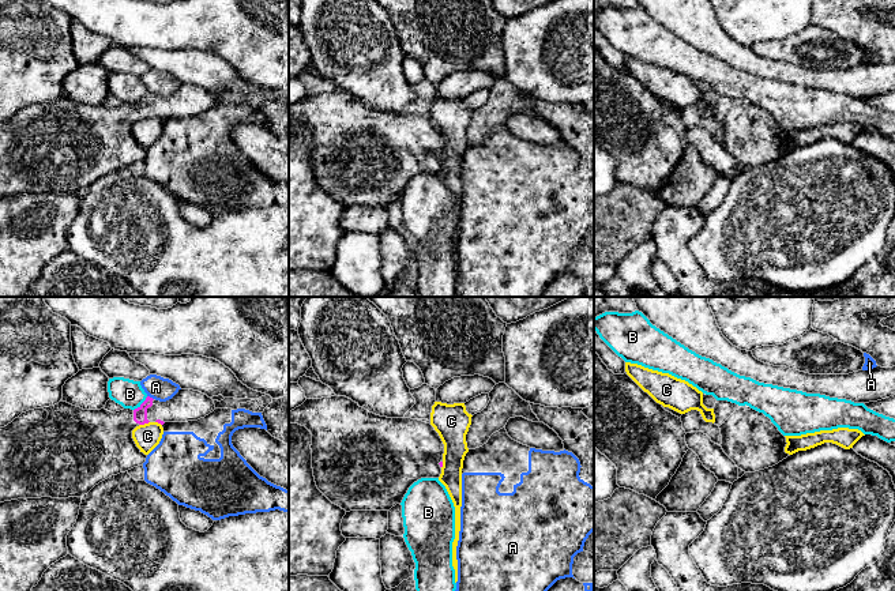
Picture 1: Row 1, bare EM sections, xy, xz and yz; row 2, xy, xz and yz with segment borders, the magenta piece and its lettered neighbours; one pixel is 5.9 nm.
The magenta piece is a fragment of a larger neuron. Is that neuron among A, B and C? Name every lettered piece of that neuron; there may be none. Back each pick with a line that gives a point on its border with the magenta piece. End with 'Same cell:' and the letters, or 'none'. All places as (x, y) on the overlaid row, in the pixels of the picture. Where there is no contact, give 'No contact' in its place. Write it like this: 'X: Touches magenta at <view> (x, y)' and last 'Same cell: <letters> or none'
Same cell: none

